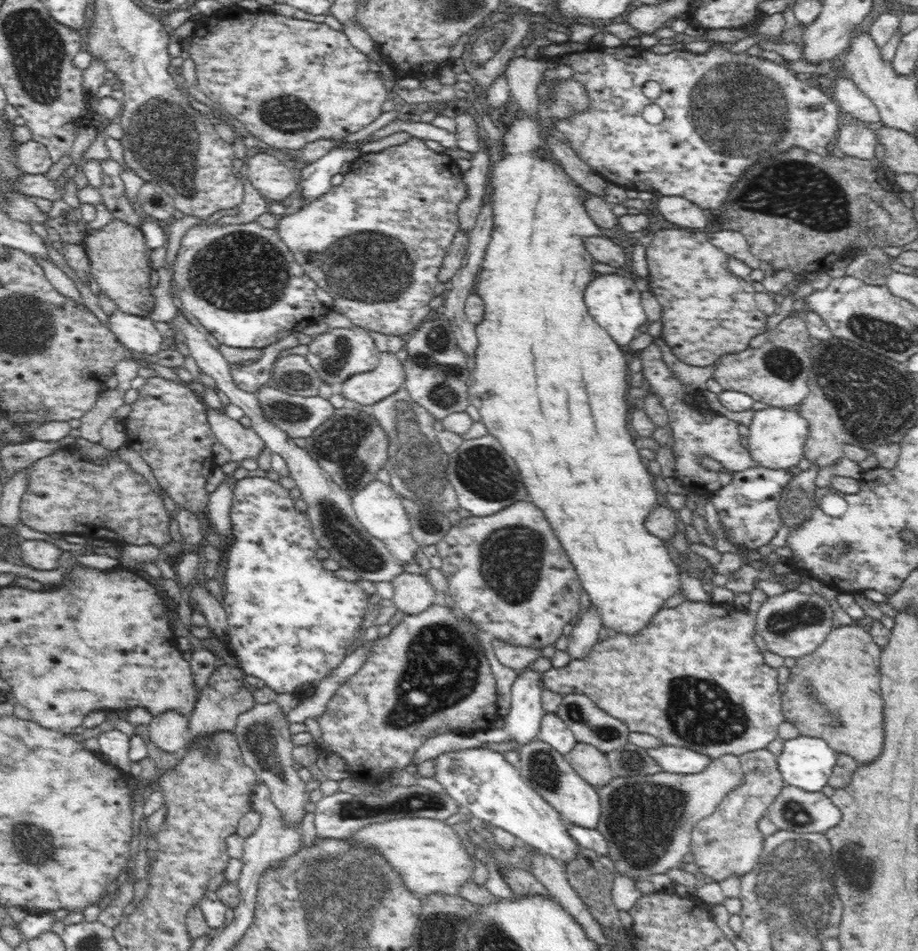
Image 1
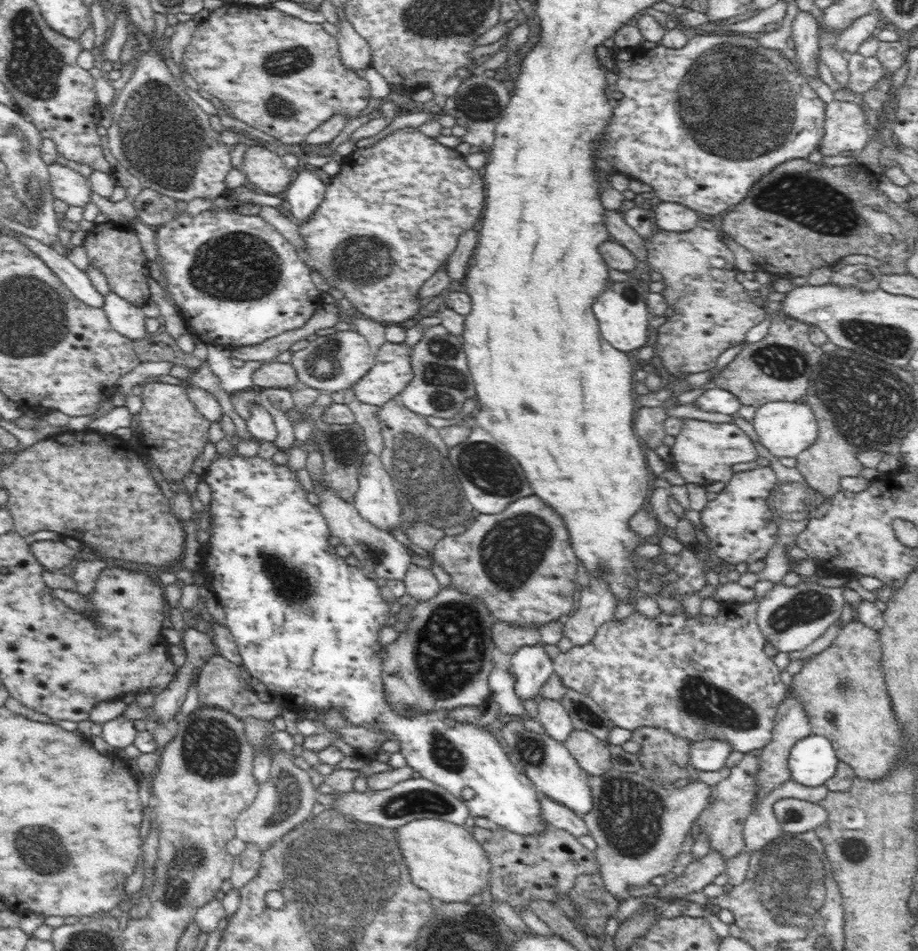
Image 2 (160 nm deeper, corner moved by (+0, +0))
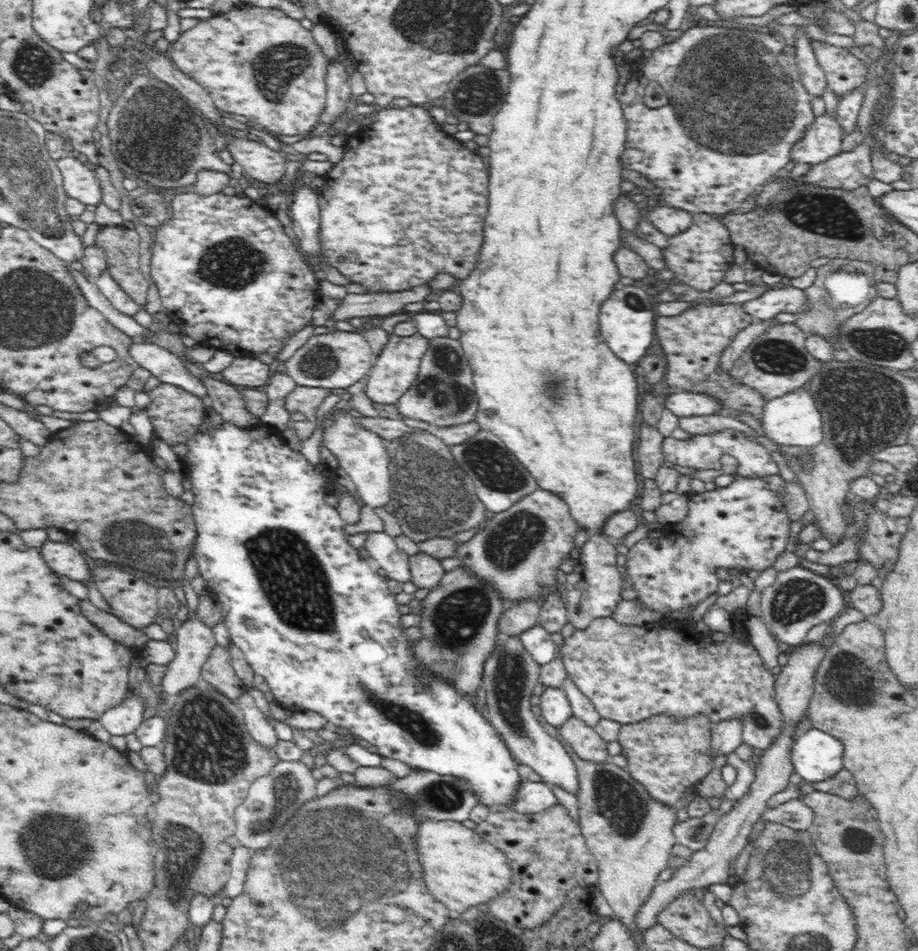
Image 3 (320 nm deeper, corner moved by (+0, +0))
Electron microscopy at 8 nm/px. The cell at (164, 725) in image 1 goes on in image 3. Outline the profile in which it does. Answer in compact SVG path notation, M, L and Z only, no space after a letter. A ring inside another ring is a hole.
M196 613L177 624L174 636L175 657L160 682L159 691L165 694L178 694L194 686L201 675L202 665L217 645L212 627L202 622Z

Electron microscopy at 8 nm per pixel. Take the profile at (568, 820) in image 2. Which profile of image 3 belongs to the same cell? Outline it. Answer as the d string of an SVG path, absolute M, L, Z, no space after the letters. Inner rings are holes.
M524 780L519 784L516 794L509 808L524 814L536 814L558 804L551 787L542 781Z

